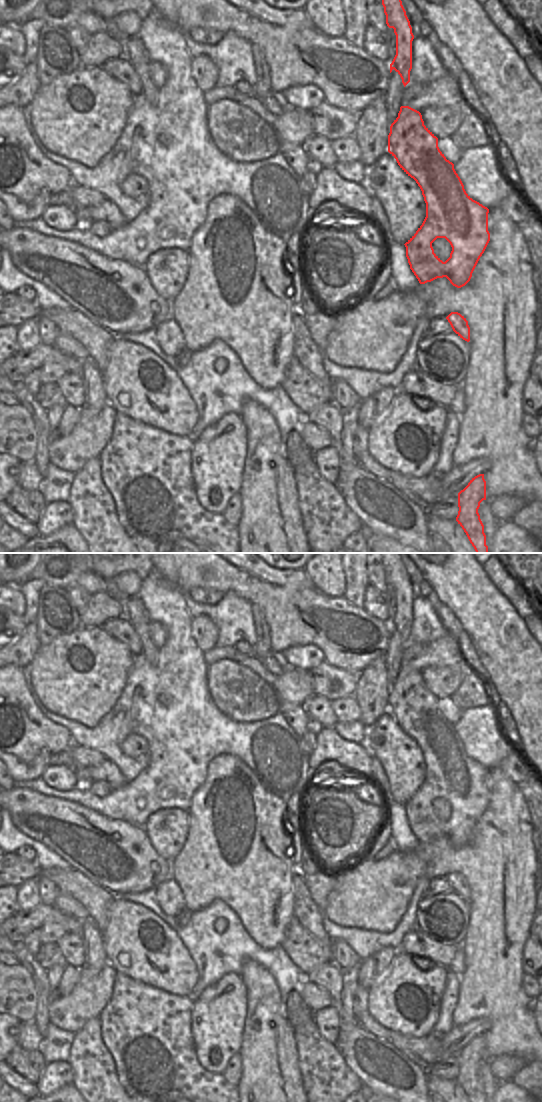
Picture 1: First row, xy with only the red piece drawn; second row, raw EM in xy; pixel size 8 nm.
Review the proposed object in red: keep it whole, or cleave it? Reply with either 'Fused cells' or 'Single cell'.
Fused cells

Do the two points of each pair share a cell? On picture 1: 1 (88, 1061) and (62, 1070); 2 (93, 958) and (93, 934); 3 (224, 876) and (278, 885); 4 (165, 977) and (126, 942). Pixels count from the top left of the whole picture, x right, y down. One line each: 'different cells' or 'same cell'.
1: different cells
2: same cell
3: same cell
4: same cell

